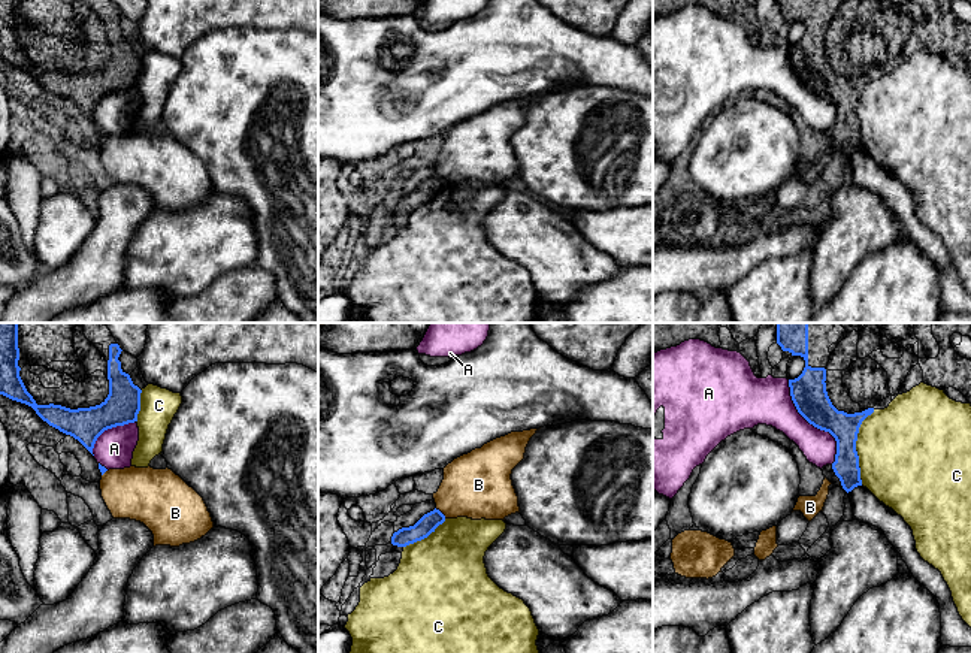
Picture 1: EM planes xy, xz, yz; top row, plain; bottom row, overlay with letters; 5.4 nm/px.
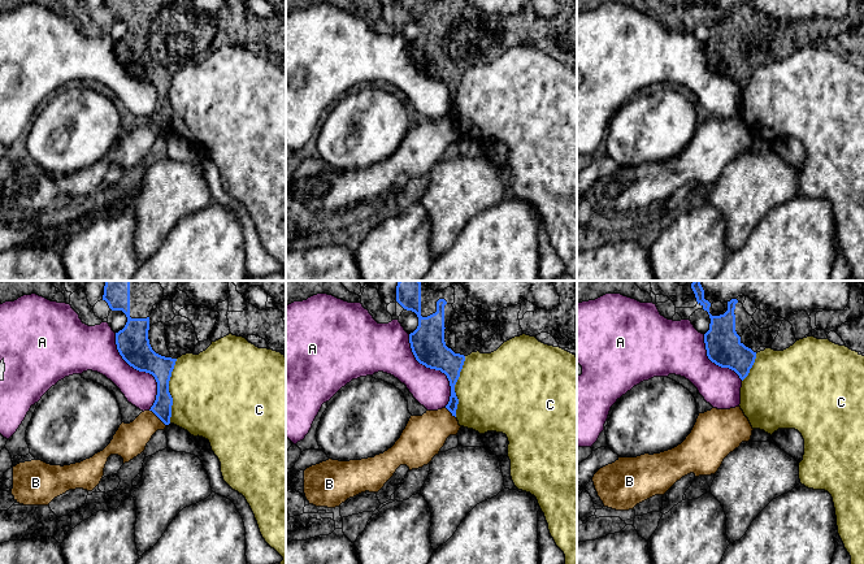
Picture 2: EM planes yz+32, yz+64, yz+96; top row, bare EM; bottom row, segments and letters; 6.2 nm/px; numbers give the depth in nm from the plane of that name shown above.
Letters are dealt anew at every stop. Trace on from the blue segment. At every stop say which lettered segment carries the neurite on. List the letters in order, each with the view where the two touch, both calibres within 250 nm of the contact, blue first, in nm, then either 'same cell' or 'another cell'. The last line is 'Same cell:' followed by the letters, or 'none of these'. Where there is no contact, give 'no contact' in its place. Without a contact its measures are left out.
A: yz | 190/220 nm | another cell
B: xz | 100/360 nm | another cell
C: yz | 160/480 nm | another cell
Same cell: none of these

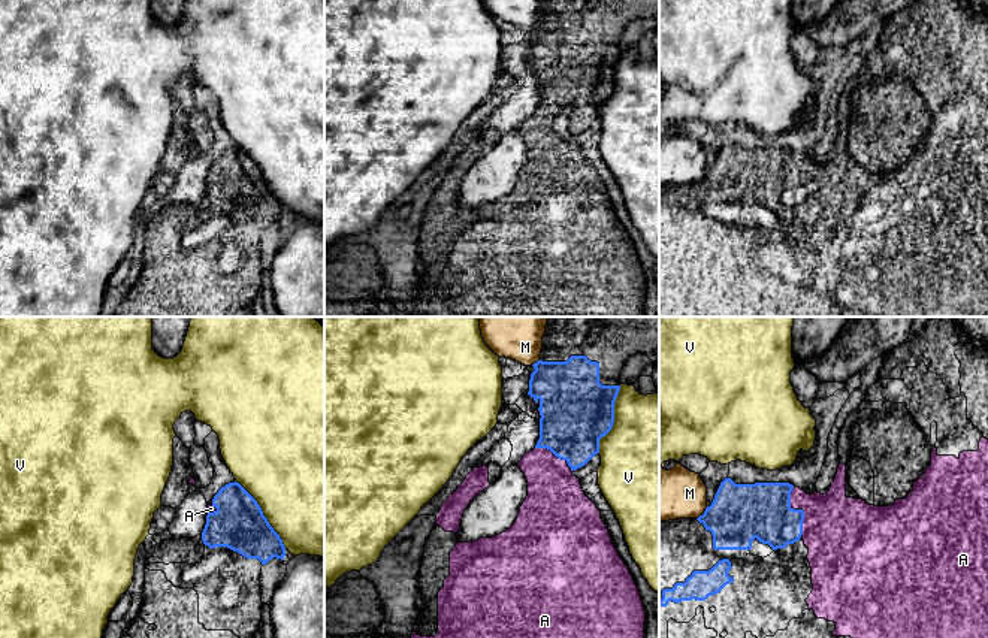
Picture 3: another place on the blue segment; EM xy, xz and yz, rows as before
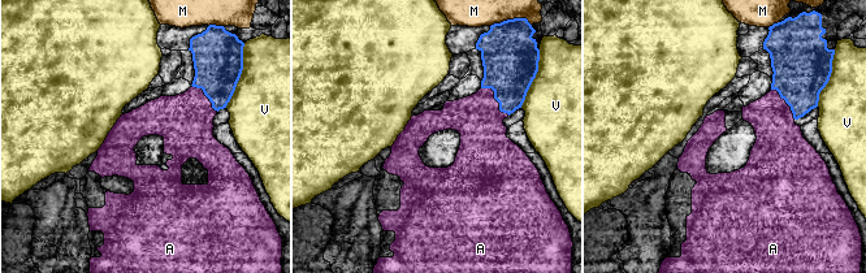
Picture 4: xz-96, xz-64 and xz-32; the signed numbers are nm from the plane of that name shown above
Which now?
A: yz | 300/380 nm | same cell
M: yz | 320/280 nm | another cell
V: xz | 380/480 nm | another cell
Same cell: A

